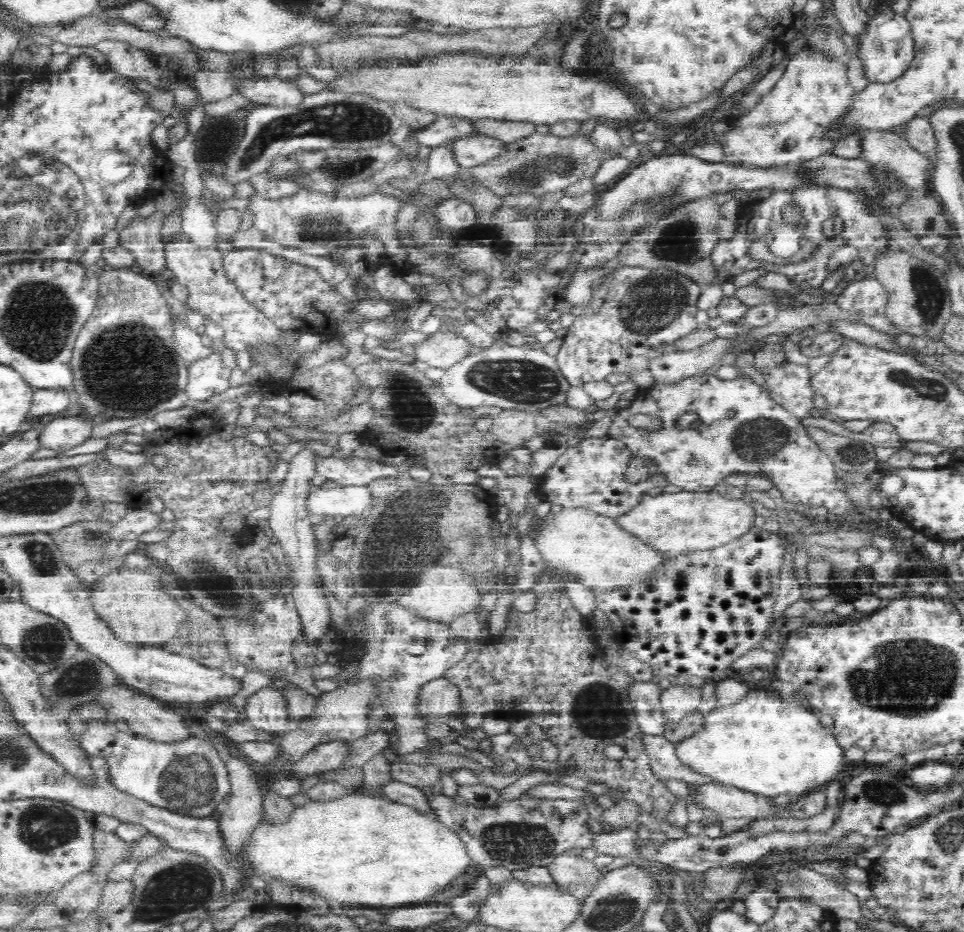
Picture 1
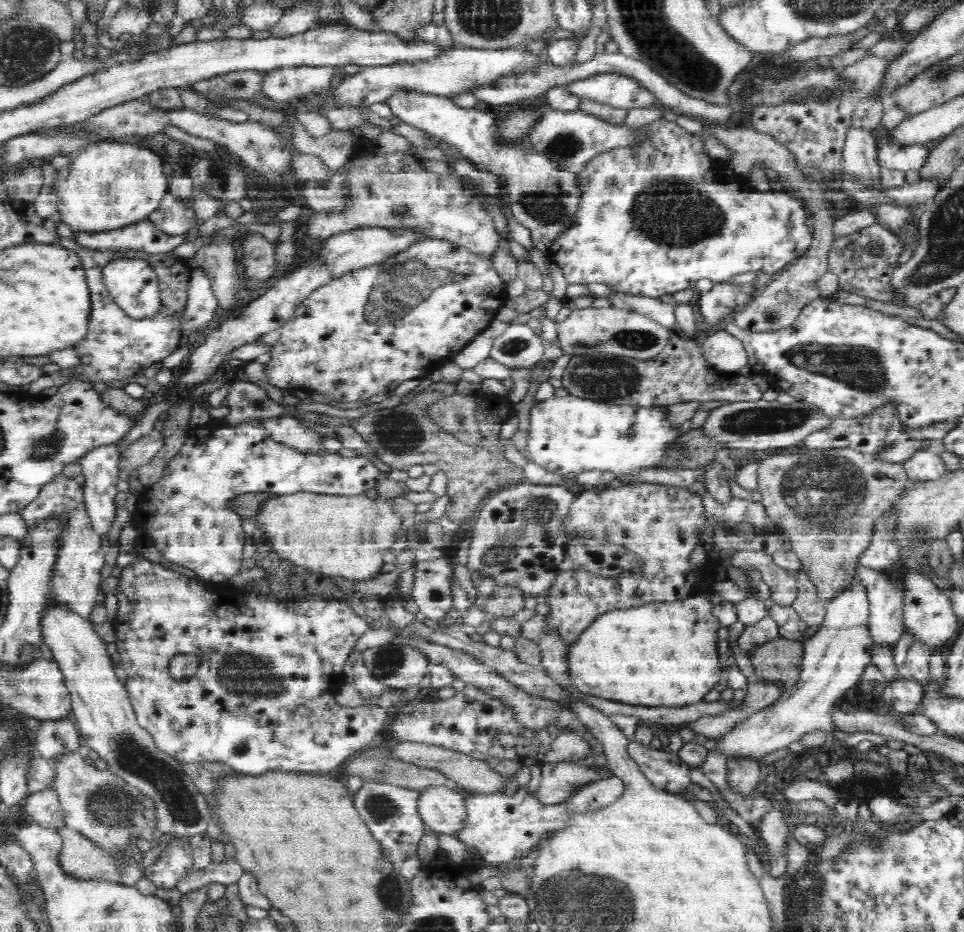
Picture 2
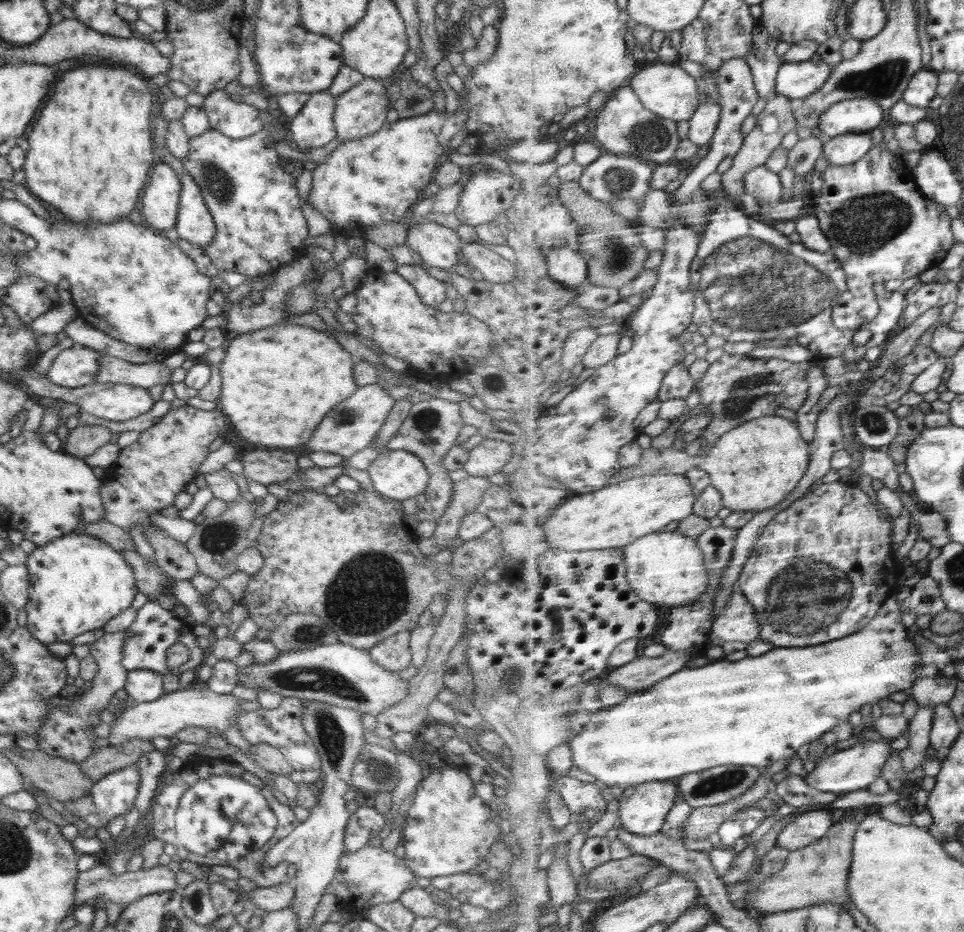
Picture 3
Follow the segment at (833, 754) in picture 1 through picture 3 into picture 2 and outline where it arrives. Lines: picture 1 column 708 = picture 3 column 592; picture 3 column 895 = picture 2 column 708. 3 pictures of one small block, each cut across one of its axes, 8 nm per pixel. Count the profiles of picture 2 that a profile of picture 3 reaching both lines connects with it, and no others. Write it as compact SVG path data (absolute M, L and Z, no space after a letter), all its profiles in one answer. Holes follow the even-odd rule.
M702 594L686 598L686 600L682 602L674 602L674 604L657 604L657 602L652 602L652 604L648 604L648 606L640 606L640 608L616 610L616 612L604 614L599 620L596 620L591 628L588 628L587 632L582 634L580 640L578 640L574 646L570 646L570 653L568 655L570 675L572 675L572 679L578 688L587 695L620 702L628 706L636 705L657 708L662 706L680 707L696 704L697 702L704 701L706 694L718 688L717 685L725 674L724 670L726 670L726 664L724 664L724 660L722 660L720 636L718 636L720 627L721 624L718 617L714 616L712 601L710 601L707 595Z

